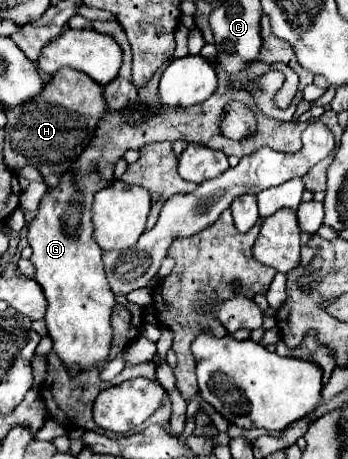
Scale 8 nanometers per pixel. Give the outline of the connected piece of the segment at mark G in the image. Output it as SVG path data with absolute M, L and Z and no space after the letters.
M66 171L60 177L60 185L42 197L38 215L28 227L28 243L34 251L32 263L36 267L34 279L48 301L44 321L54 343L52 351L66 367L78 365L80 371L104 363L112 347L110 315L116 305L116 297L104 275L102 249L96 241L92 241L90 221L94 193L106 185L110 183L102 181L96 171L86 175L70 175L70 171Z

